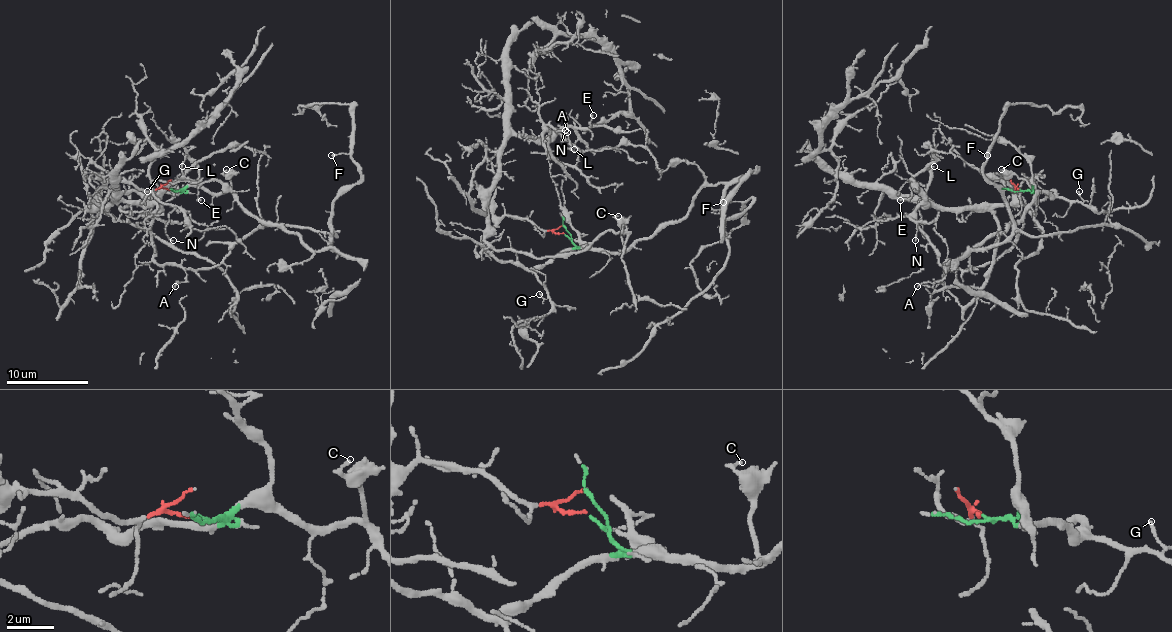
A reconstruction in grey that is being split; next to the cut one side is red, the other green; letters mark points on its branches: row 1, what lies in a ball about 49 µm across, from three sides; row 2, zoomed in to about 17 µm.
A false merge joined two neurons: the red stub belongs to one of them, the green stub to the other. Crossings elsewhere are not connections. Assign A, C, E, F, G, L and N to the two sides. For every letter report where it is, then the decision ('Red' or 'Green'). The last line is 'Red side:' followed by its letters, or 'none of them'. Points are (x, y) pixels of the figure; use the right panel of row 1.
A: Place: (917, 286). Red
C: Place: (1001, 169). Green
E: Place: (900, 200). Red
F: Place: (987, 155). Green
G: Place: (1079, 191). Green
L: Place: (934, 166). Red
N: Place: (915, 240). Red
Red side: A, E, L, N

